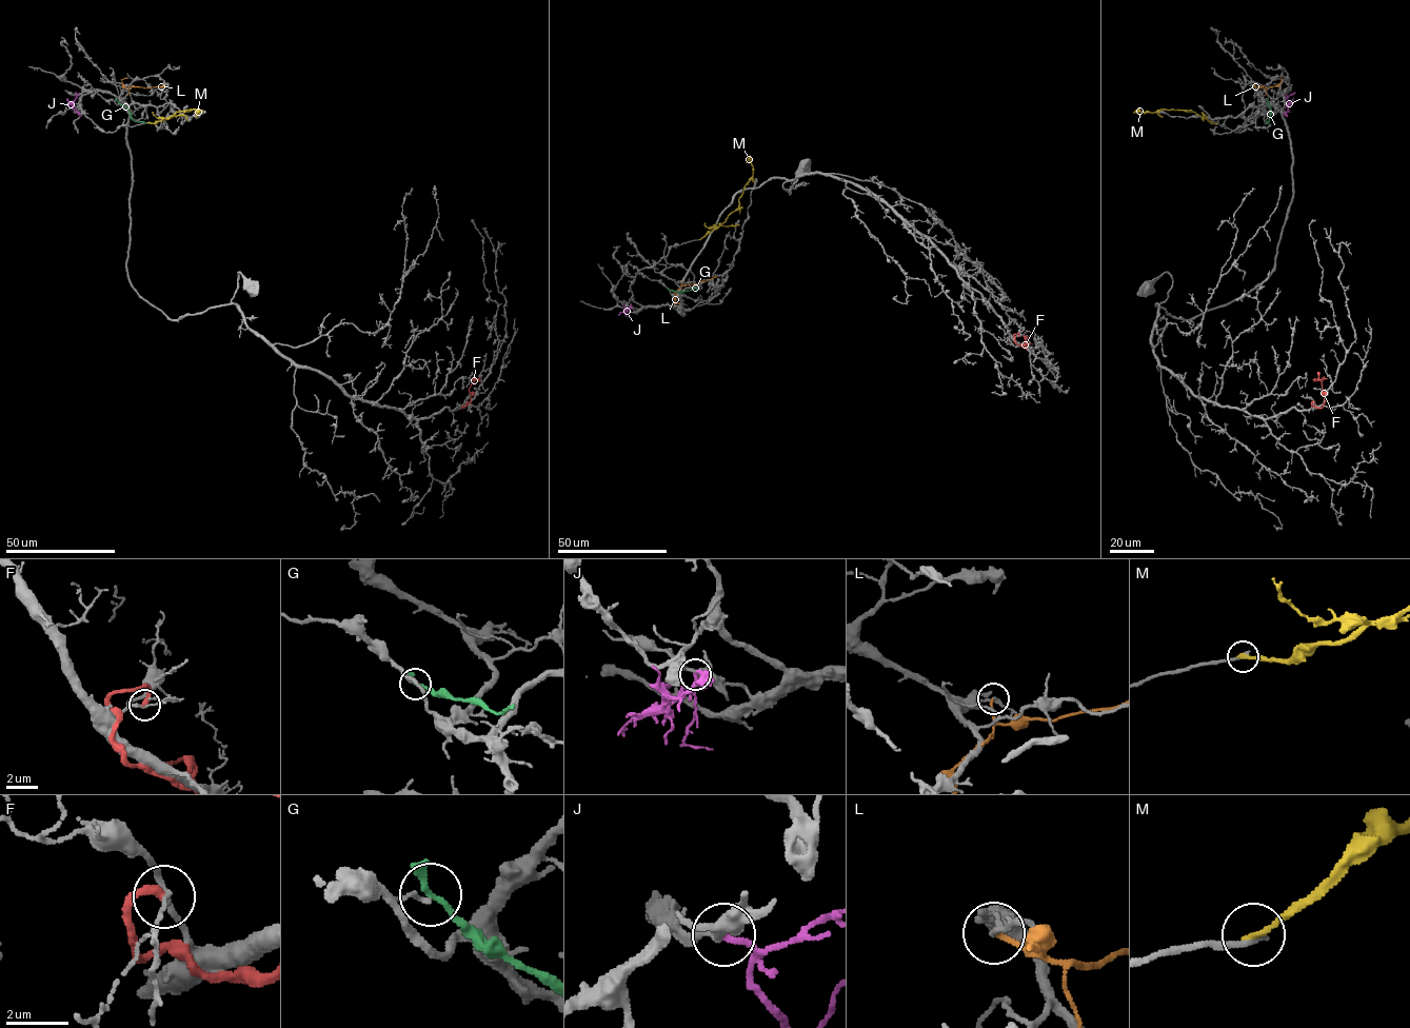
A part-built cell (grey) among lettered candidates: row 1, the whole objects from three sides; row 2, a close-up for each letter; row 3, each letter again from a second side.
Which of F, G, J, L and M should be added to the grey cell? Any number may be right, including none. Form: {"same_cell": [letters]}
{"same_cell": []}

